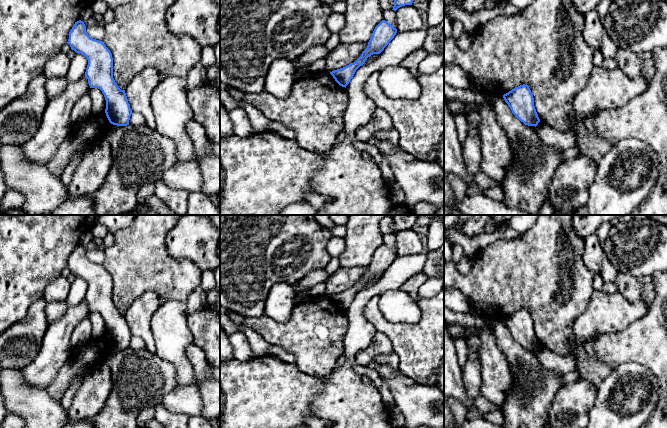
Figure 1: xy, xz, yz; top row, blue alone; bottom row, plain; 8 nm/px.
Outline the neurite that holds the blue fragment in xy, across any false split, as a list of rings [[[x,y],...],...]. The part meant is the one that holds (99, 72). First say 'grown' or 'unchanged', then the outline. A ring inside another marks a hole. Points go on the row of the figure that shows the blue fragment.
unchanged; [[[83,21],[75,22],[67,42],[76,53],[83,54],[88,65],[85,77],[90,88],[98,88],[106,100],[105,113],[109,122],[117,126],[129,125],[132,110],[125,93],[113,78],[113,58],[103,41],[91,38]]]

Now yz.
unchanged; [[[528,85],[515,87],[503,95],[512,113],[525,125],[537,126],[540,122],[534,106],[534,98]]]

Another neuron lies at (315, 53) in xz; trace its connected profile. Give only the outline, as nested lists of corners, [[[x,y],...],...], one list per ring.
[[[317,45],[308,49],[307,52],[299,56],[296,60],[292,61],[292,63],[297,70],[300,70],[300,68],[304,65],[309,68],[309,66],[315,61],[326,58],[327,55],[328,51],[325,45]]]

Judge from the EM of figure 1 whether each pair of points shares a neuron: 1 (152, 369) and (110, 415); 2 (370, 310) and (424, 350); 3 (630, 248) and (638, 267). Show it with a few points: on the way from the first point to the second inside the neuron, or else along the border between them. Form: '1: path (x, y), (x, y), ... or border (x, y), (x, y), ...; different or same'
1: path (141, 380), (121, 404); same
2: path (383, 324), (410, 342); same
3: path (635, 253), (638, 256), (638, 262); same

